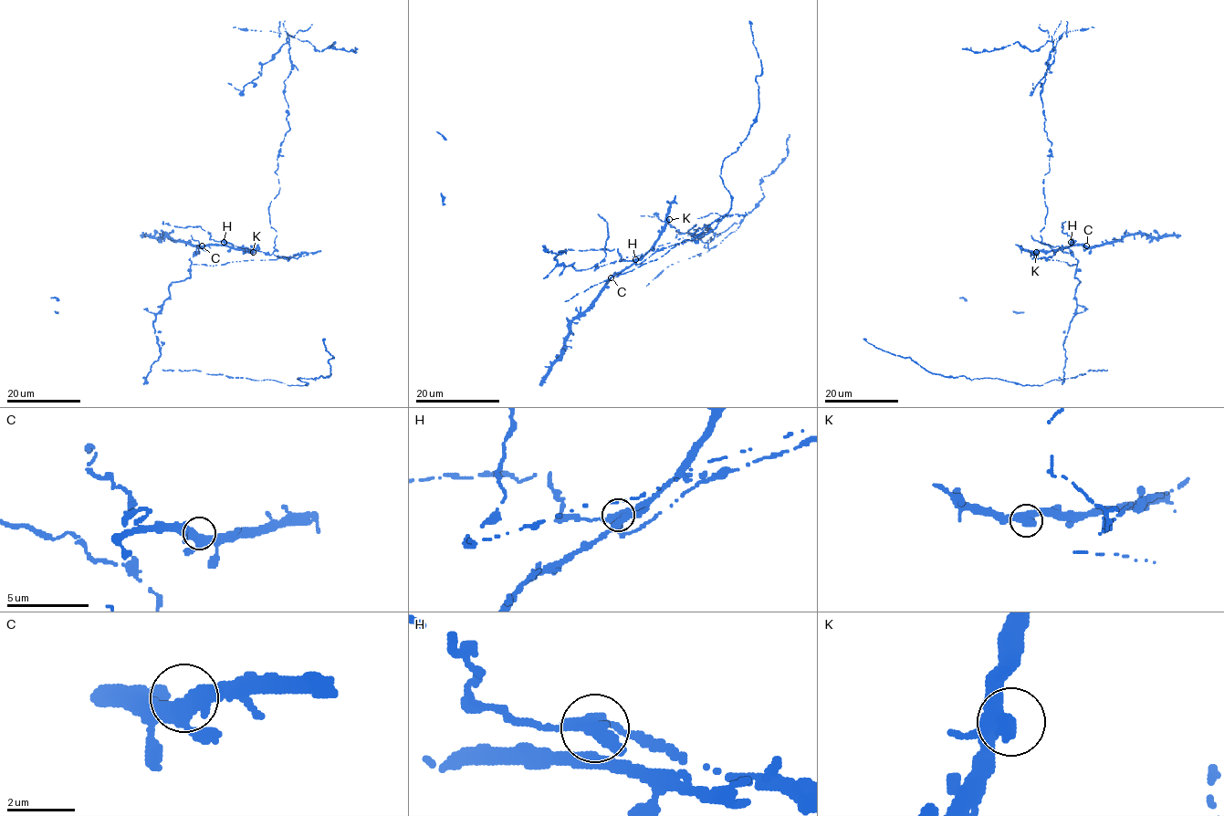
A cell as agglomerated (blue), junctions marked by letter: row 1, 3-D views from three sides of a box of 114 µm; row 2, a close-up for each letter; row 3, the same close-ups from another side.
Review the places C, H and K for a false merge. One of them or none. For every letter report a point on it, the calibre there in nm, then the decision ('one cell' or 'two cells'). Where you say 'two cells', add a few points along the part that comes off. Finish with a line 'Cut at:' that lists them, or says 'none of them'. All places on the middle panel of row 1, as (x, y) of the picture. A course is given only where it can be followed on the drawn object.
C: (611, 277) | 360 nm | one cell
H: (635, 259) | 320 nm | two cells | (635, 259), (694, 239), (696, 224), (699, 237), (710, 227), (709, 249), (737, 230), (789, 134)
K: (669, 219) | 280 nm | one cell
Cut at: H

